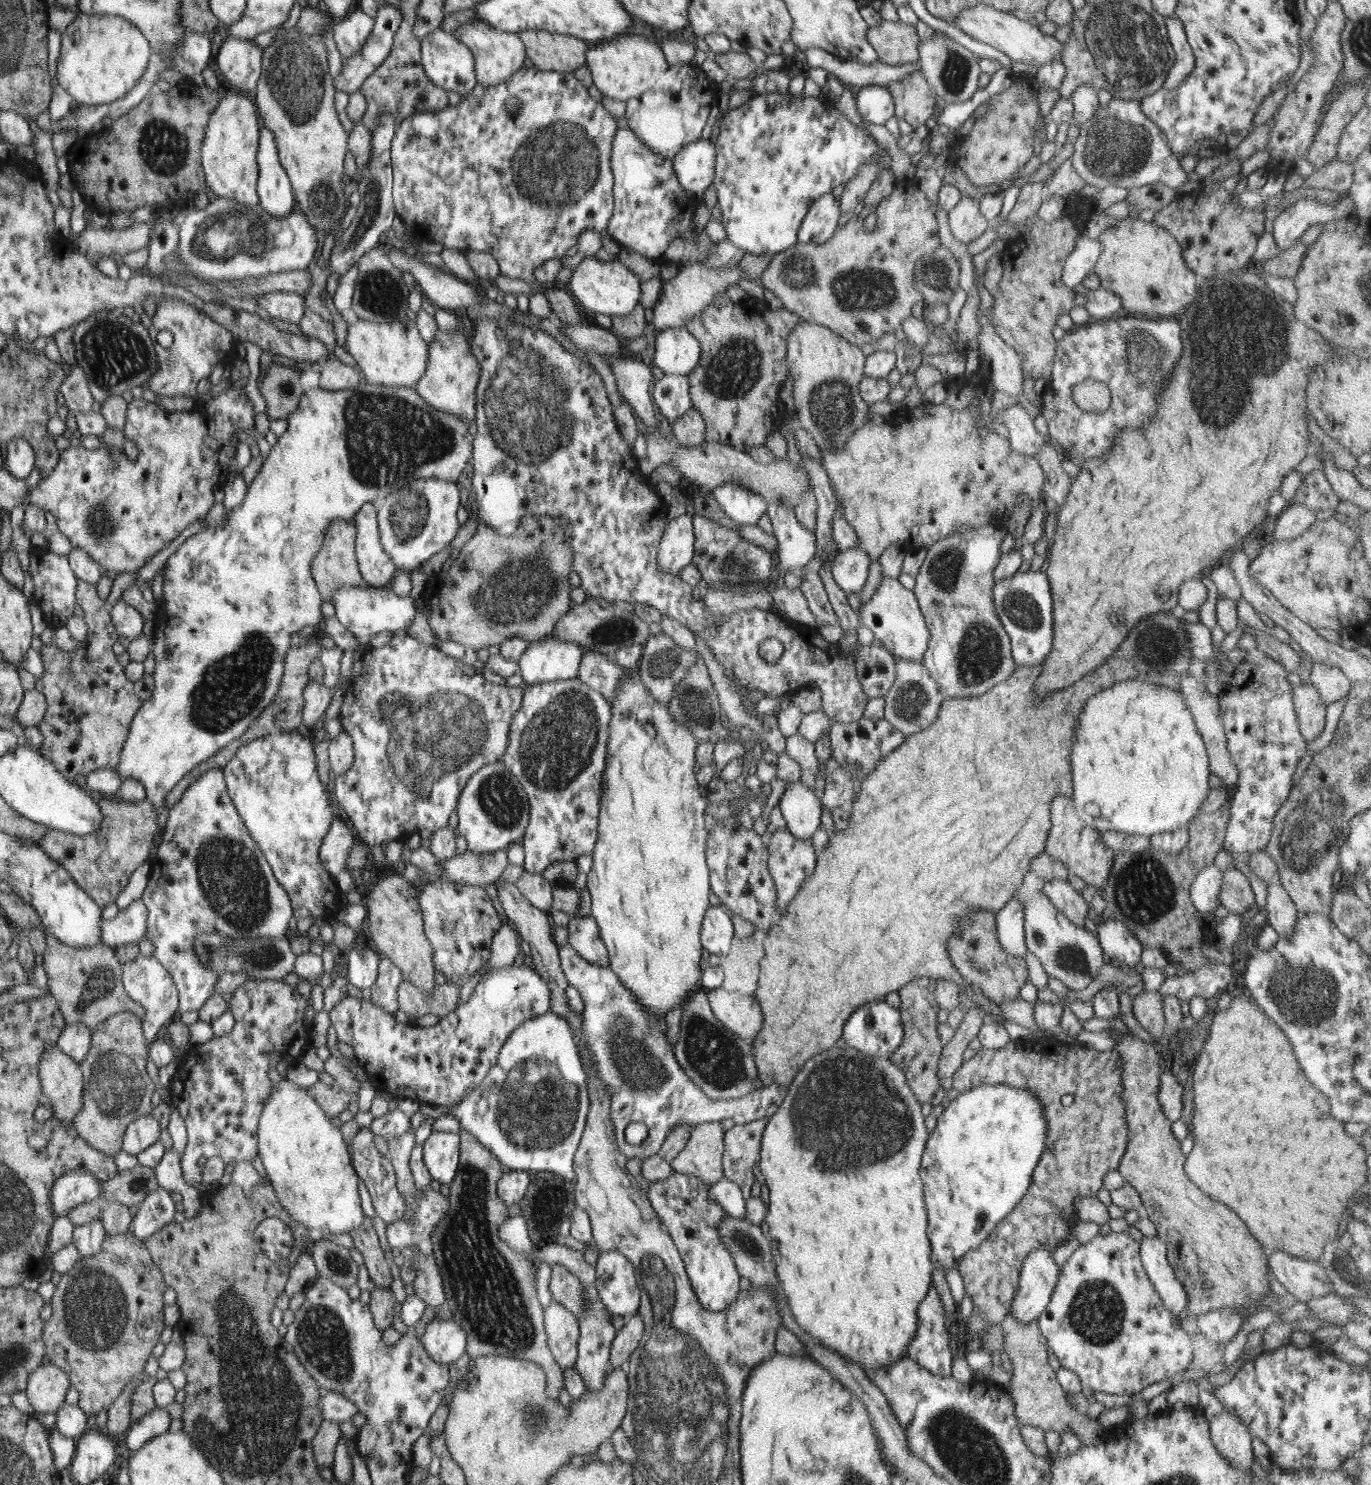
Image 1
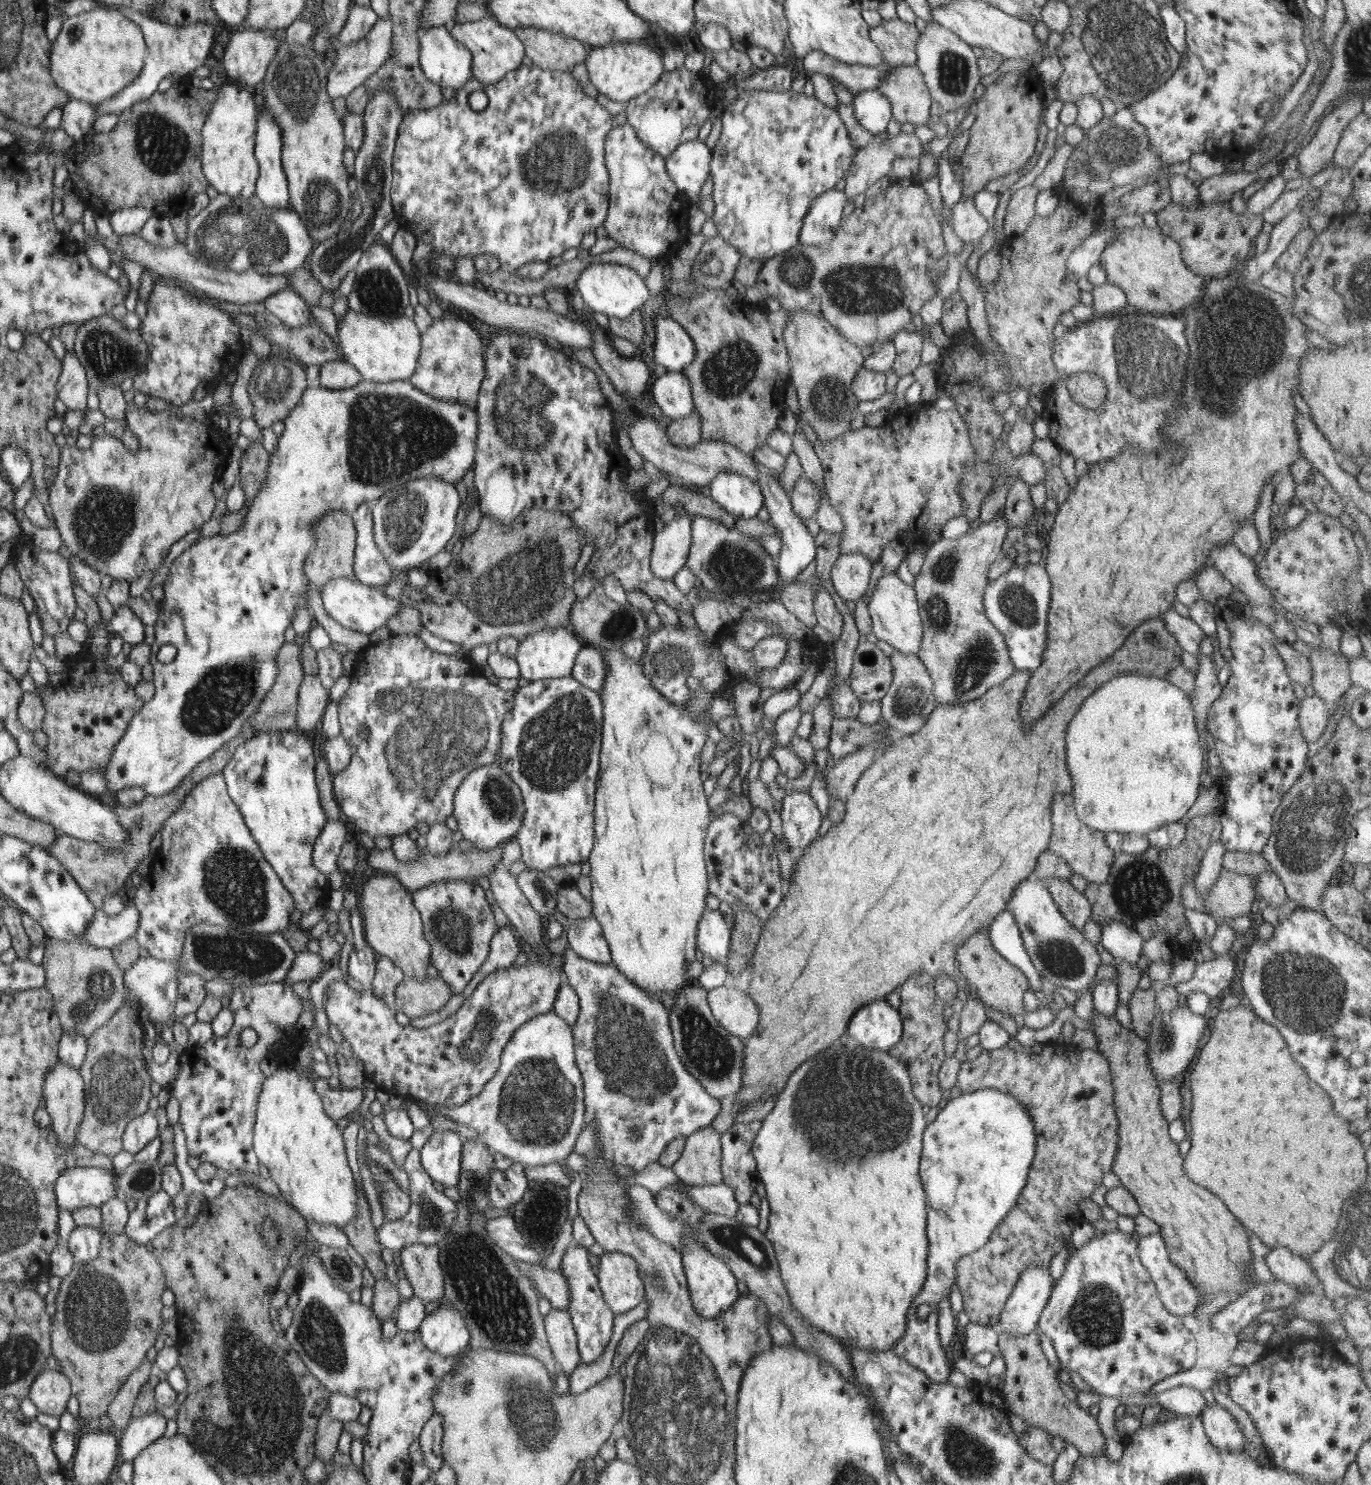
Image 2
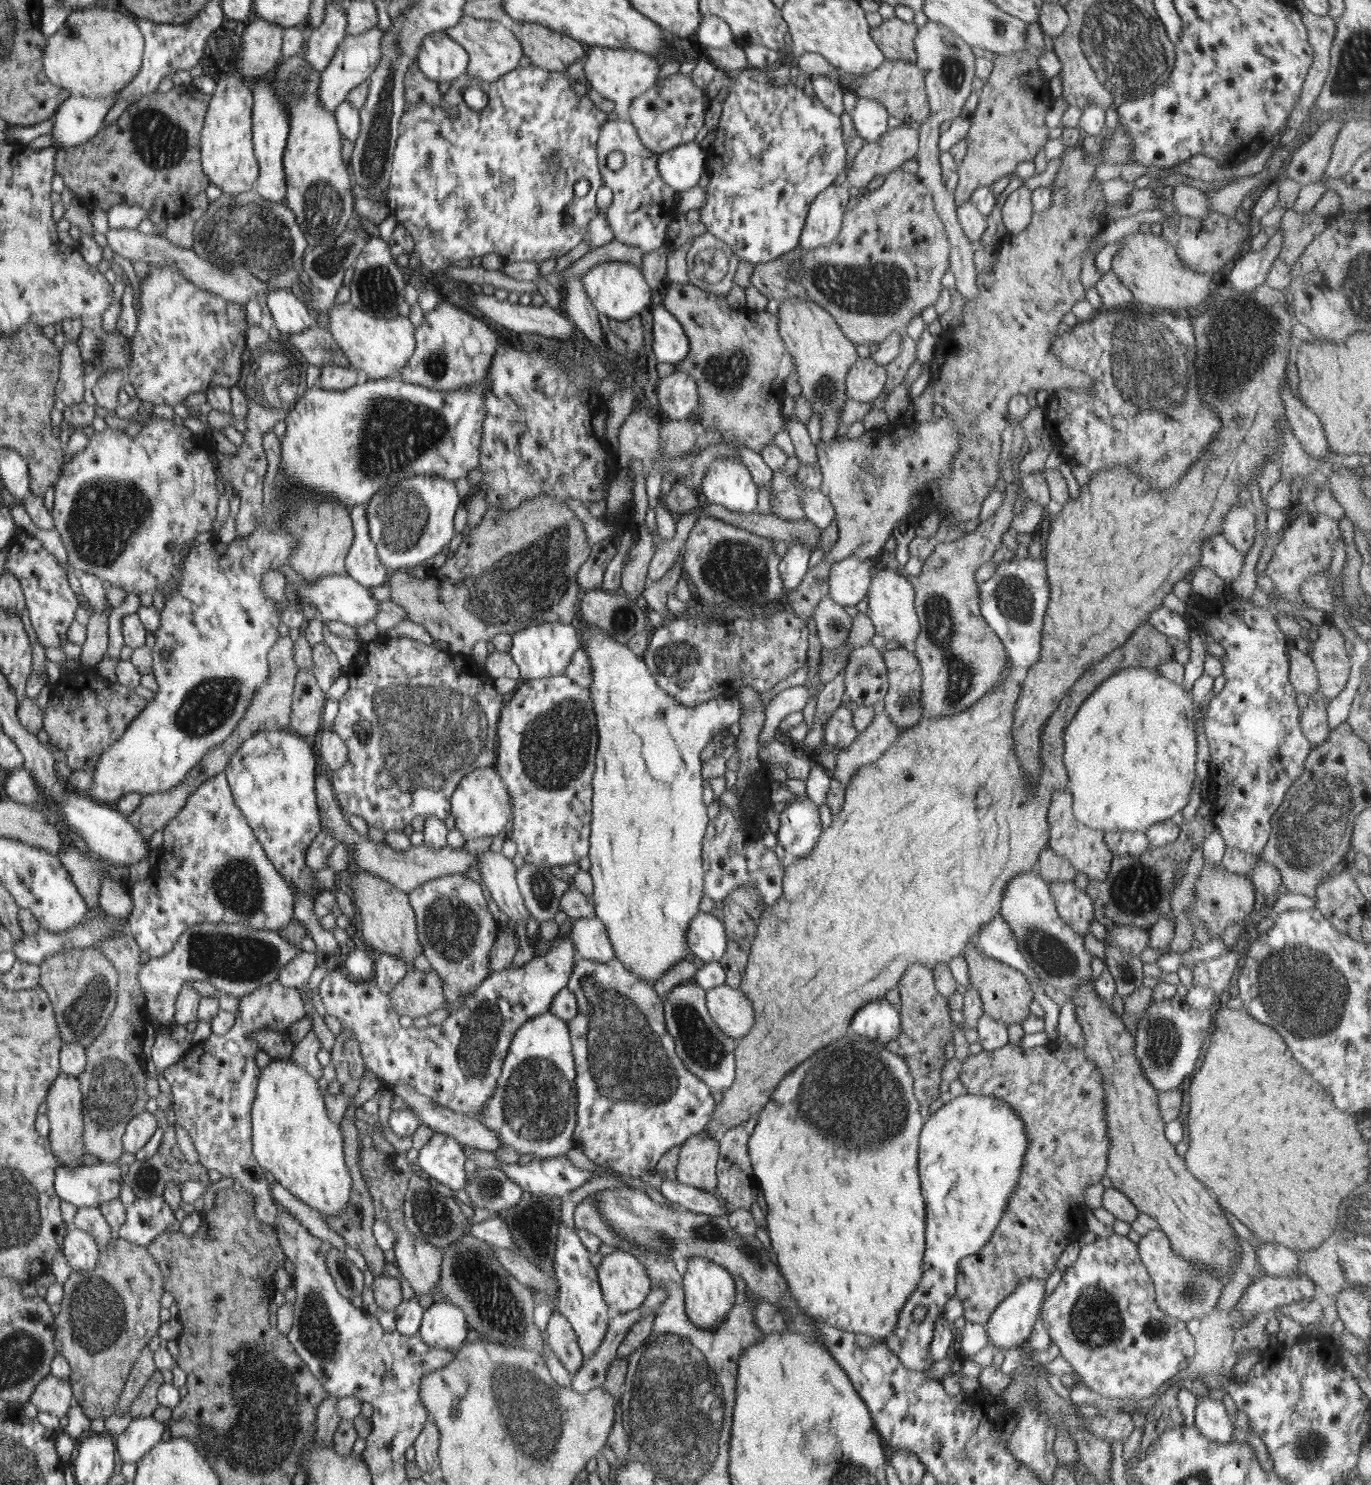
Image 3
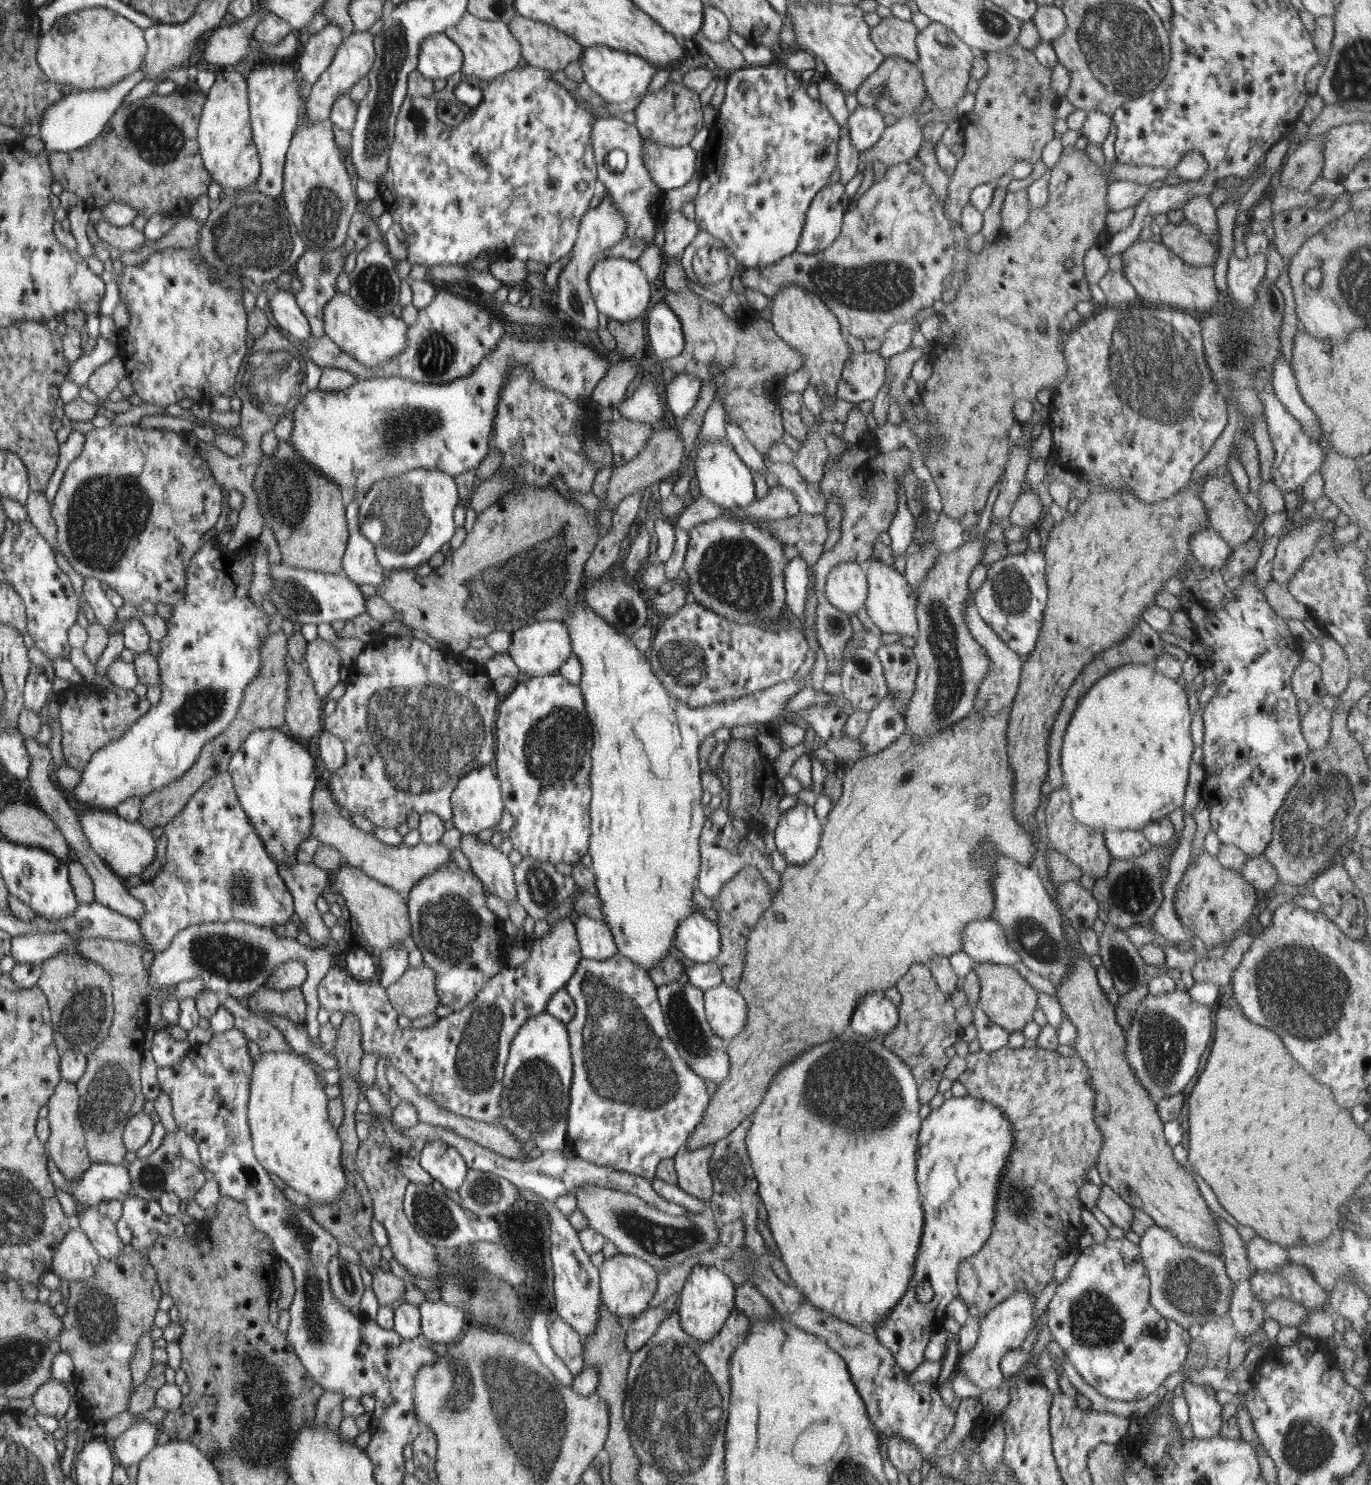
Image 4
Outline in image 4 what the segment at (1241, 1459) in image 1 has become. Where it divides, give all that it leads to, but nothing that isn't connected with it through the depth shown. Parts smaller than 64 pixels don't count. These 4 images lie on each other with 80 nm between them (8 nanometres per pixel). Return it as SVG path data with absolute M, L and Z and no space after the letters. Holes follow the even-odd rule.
M1183 1381L1178 1391L1188 1404L1193 1433L1205 1439L1220 1436L1224 1421L1222 1406L1215 1395L1207 1394L1202 1385L1191 1381Z

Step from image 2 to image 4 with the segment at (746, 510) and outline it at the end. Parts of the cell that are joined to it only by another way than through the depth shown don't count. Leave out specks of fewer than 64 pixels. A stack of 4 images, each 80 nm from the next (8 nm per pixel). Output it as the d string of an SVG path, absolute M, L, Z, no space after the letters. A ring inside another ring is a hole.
M727 438L704 443L698 451L695 466L700 494L715 502L718 506L724 509L742 511L756 499L751 470L733 451L733 448L727 442Z

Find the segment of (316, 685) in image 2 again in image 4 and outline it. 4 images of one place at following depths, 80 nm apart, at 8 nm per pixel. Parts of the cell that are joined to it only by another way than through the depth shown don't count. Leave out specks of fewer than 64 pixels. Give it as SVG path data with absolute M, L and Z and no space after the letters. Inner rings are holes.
M286 654L287 676L289 680L289 700L285 709L285 729L302 740L310 740L314 735L323 731L324 713L322 711L322 698L315 691L313 680L304 664L292 661L292 658Z

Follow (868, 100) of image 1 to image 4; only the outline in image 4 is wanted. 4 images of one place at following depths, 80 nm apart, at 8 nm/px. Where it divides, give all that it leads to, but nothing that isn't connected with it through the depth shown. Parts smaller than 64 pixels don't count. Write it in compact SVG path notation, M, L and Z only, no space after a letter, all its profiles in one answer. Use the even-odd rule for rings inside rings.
M859 106L847 121L850 142L858 150L859 154L870 150L885 130L885 116L880 114L876 108Z

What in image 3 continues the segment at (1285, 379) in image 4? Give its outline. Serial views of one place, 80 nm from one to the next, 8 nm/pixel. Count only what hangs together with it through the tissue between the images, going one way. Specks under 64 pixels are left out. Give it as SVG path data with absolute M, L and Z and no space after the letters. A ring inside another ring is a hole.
M1288 379L1281 388L1280 398L1285 406L1285 416L1291 424L1293 433L1300 441L1302 448L1313 458L1325 458L1330 454L1325 430L1319 418L1300 400L1296 400L1293 392L1290 392Z

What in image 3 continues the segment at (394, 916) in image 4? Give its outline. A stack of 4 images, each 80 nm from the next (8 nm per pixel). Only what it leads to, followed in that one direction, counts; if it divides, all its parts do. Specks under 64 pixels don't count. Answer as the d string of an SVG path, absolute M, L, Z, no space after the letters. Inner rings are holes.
M370 873L358 875L341 875L341 886L350 892L353 902L360 910L362 921L362 938L367 948L372 948L376 955L391 954L408 964L413 969L413 960L423 953L424 946L419 939L419 925L414 907L410 903L408 893L395 887L391 882Z

